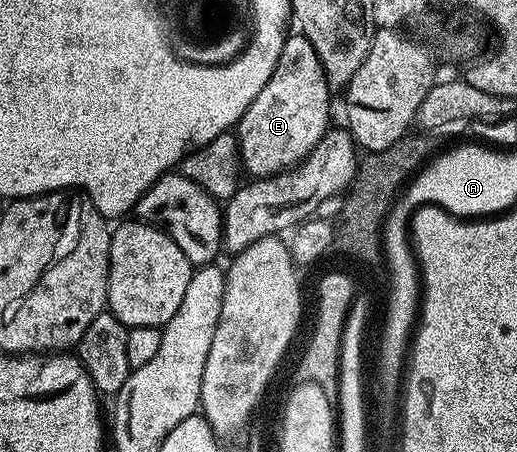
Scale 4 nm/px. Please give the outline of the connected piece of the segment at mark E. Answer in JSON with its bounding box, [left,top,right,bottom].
[237,34,332,177]

